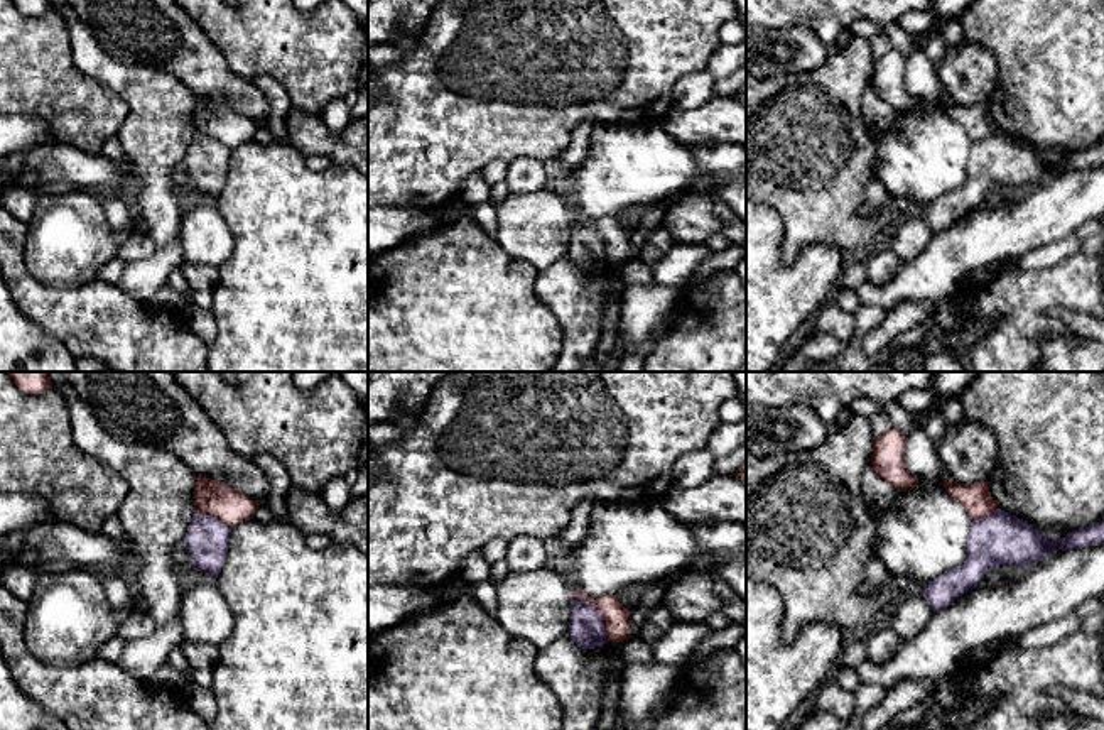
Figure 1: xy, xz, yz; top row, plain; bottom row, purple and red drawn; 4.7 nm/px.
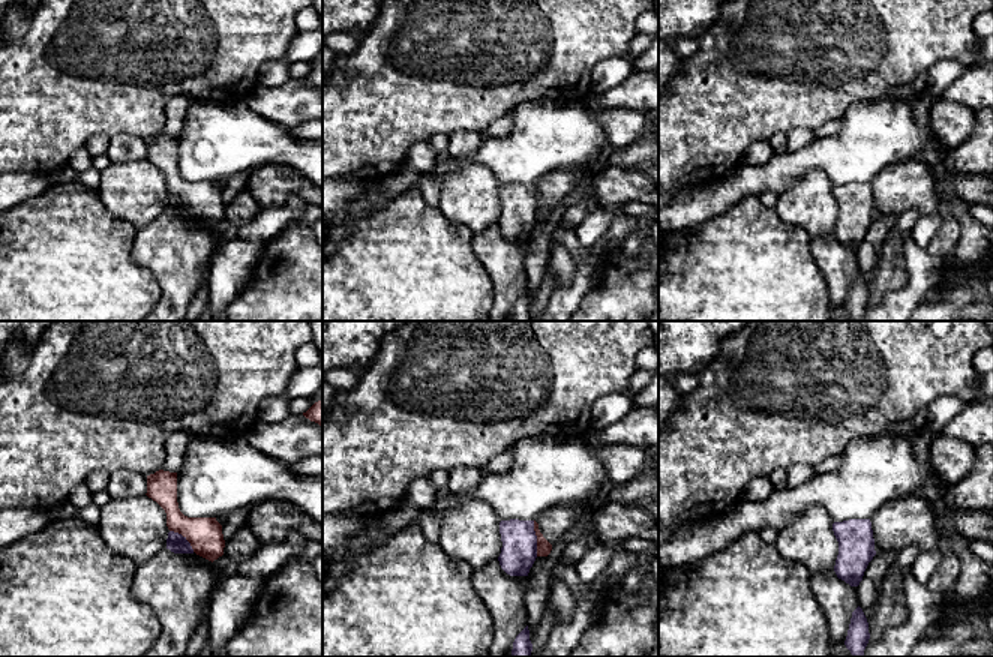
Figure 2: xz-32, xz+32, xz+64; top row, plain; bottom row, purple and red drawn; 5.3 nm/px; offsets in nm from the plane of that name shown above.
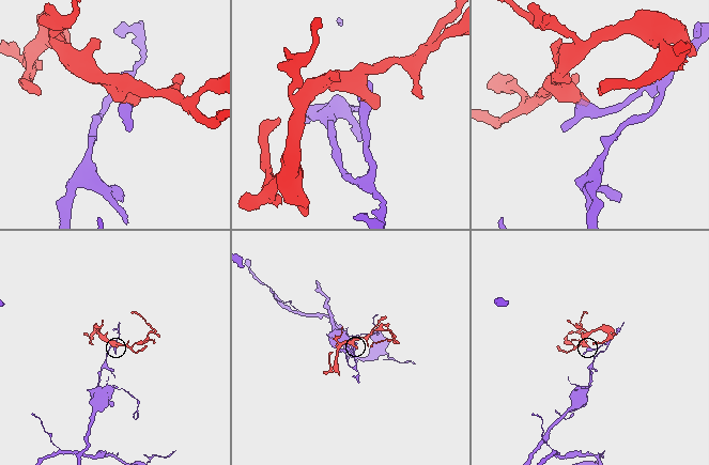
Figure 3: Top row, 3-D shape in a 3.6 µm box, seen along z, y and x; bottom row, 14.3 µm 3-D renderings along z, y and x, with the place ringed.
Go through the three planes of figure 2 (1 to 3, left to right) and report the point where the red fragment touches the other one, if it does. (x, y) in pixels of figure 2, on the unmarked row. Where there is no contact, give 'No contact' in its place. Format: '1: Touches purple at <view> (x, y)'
1: Touches purple at xz-32 (183, 201)
2: Touches purple at xz+32 (536, 203)
3: No contact

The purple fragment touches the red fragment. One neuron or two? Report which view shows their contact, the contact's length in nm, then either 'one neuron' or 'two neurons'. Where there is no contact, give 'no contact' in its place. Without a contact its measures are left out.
xz | 260 nm | two neurons

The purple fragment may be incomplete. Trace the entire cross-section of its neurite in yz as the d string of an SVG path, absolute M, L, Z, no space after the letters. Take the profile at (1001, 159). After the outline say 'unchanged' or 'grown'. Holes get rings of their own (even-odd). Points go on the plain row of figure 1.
M996 132L981 142L971 144L967 157L967 182L927 206L925 221L934 233L942 232L959 218L976 210L984 196L1001 186L1015 186L1021 191L1038 184L1043 177L1063 172L1104 166L1104 142L1079 152L1070 152L1063 161L1042 157L1031 145Z; unchanged

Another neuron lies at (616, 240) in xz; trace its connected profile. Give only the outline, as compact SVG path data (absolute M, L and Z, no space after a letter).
M579 211L572 213L574 221L586 221L596 228L604 243L608 264L625 264L631 253L631 233L625 230L616 216L609 215L599 220L591 220Z

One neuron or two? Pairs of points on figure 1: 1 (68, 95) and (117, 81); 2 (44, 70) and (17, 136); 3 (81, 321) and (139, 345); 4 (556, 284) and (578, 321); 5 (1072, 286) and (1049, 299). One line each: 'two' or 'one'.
1: two
2: two
3: one
4: one
5: one

